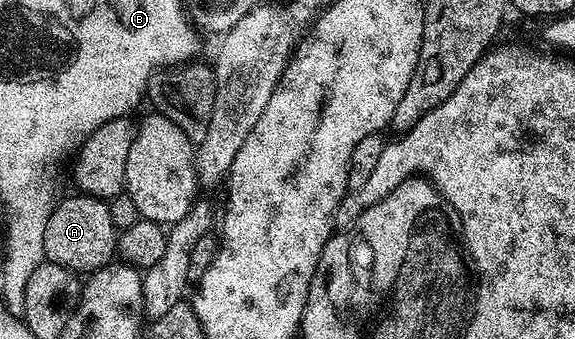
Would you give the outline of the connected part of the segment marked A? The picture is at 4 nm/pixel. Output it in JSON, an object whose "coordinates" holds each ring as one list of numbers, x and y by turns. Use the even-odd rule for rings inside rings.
{"coordinates":[[85,195,75,196,64,201,59,200,50,212,48,224,42,229,42,254,45,260,56,263,70,272,88,275,111,262,116,251,117,232,112,223,109,204,105,200]]}

